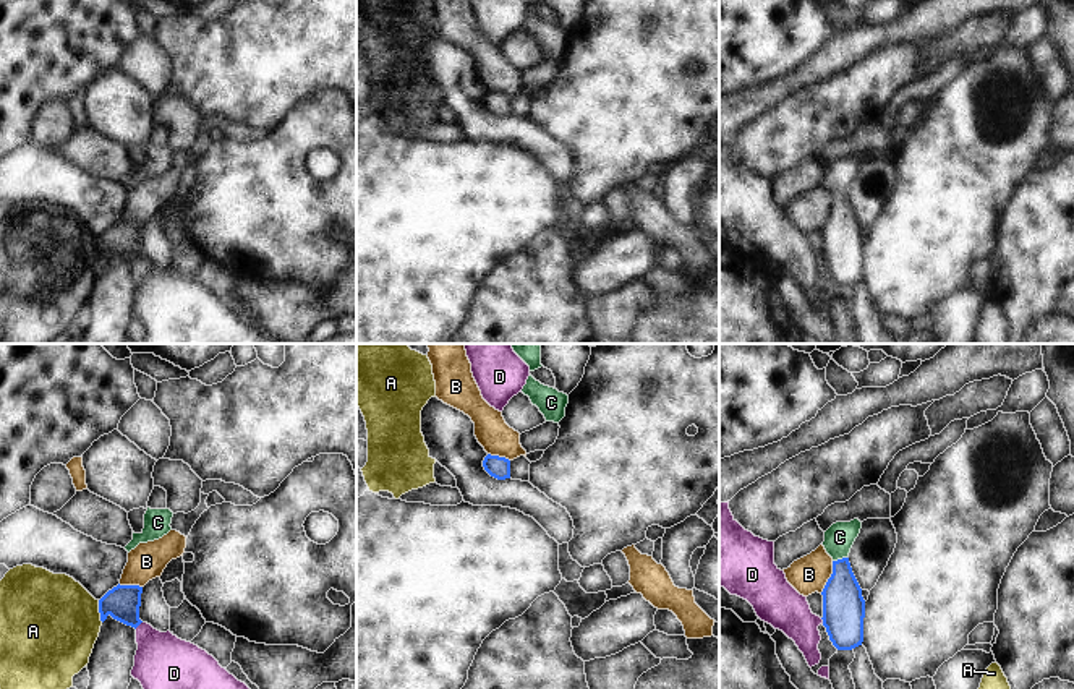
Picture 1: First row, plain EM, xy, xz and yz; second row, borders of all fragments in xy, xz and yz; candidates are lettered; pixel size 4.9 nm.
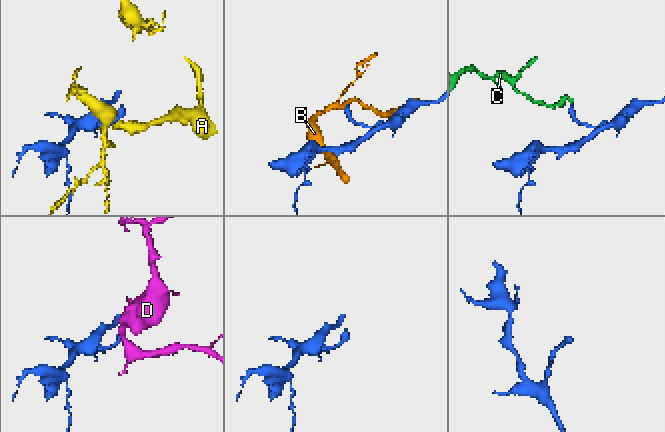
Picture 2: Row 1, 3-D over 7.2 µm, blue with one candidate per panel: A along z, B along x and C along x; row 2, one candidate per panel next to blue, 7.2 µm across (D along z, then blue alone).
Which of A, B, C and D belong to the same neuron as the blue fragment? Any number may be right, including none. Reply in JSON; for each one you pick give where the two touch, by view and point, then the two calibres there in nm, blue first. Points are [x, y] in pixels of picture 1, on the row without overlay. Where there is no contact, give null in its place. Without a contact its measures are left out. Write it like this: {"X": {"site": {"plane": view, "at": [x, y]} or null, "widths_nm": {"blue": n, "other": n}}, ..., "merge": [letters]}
{"C": {"site": {"plane": "yz", "at": [839, 196]}, "widths_nm": {"blue": 200, "other": 150}}, "merge": ["C"]}

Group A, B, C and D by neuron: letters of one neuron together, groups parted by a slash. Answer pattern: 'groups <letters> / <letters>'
groups A / B / C / D

